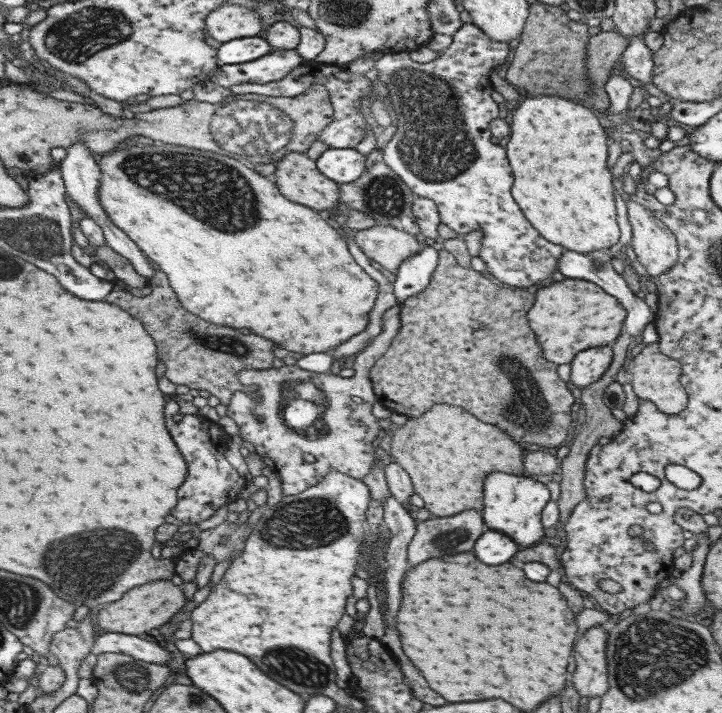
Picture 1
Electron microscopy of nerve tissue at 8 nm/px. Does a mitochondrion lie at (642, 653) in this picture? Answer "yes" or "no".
yes

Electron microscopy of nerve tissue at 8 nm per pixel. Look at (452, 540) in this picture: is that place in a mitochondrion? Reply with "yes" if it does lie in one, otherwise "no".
yes

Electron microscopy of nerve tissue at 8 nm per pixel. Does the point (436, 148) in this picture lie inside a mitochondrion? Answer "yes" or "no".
yes

